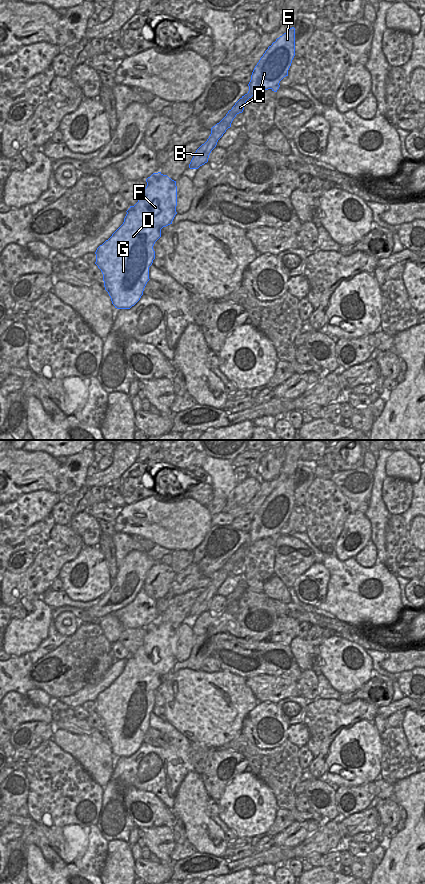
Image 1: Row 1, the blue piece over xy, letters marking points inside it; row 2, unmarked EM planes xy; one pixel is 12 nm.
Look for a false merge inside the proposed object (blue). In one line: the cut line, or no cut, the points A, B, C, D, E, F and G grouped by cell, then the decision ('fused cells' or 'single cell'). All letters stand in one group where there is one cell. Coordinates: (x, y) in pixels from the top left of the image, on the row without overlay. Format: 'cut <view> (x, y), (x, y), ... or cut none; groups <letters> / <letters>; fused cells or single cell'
cut xy (242, 545), (246, 548); groups A E / B C D F G; fused cells

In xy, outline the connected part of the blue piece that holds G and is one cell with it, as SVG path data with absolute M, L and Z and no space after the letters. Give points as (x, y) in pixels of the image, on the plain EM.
M158 620L148 625L146 630L143 644L126 659L123 672L95 700L95 712L103 722L105 738L117 757L130 757L140 748L150 728L149 715L155 707L153 694L161 685L161 677L172 672L177 662L176 629Z

